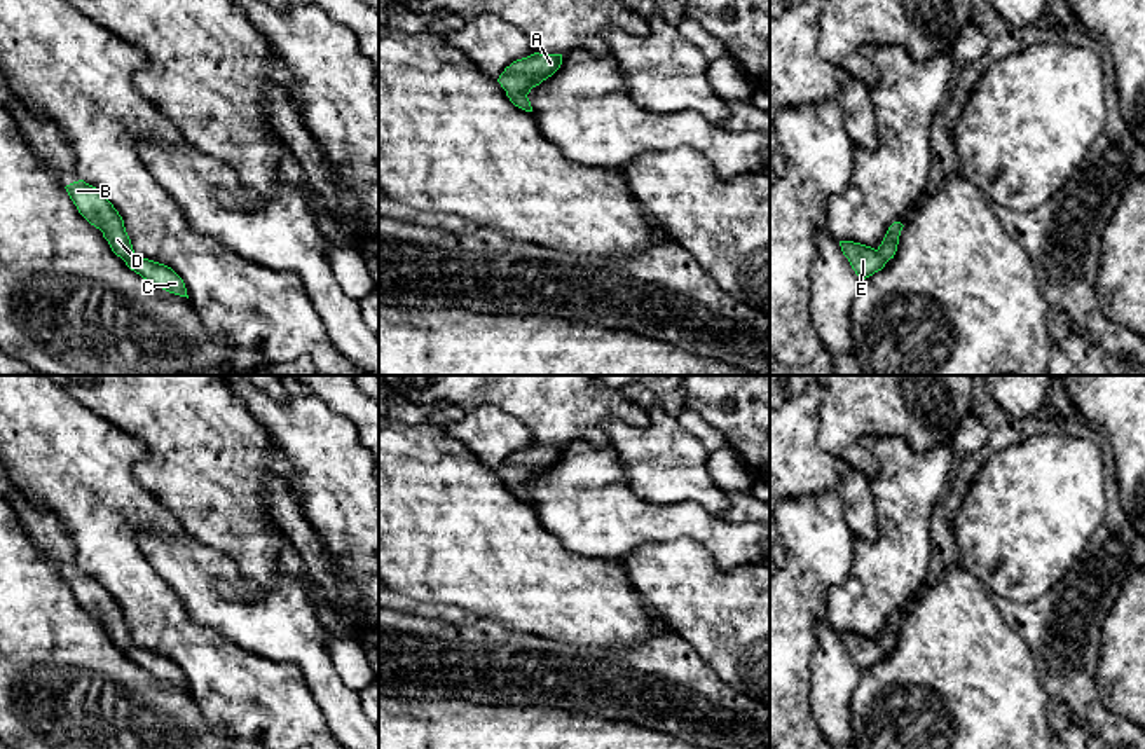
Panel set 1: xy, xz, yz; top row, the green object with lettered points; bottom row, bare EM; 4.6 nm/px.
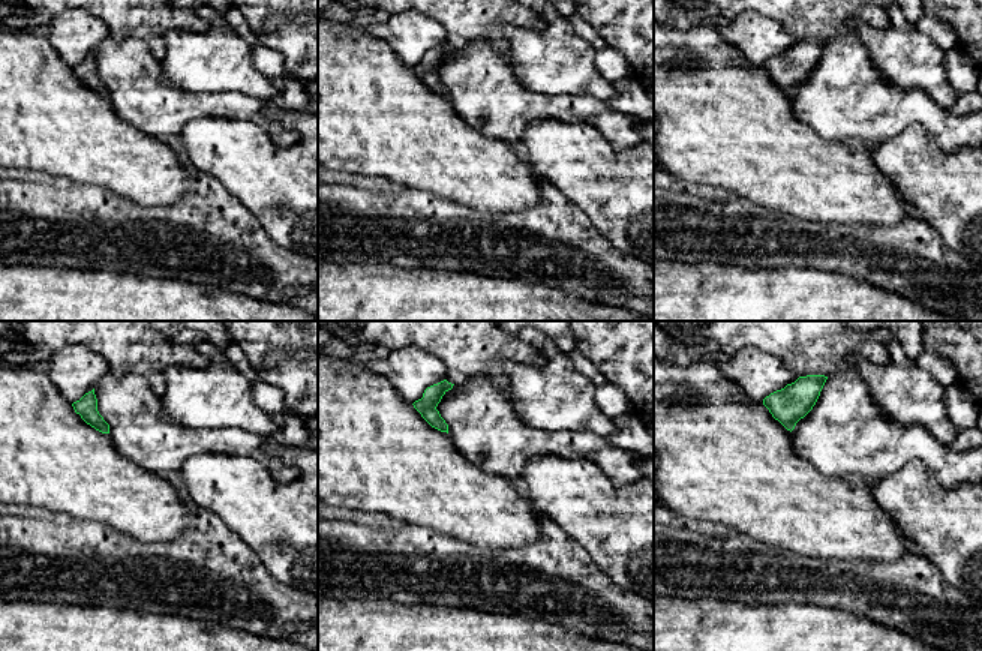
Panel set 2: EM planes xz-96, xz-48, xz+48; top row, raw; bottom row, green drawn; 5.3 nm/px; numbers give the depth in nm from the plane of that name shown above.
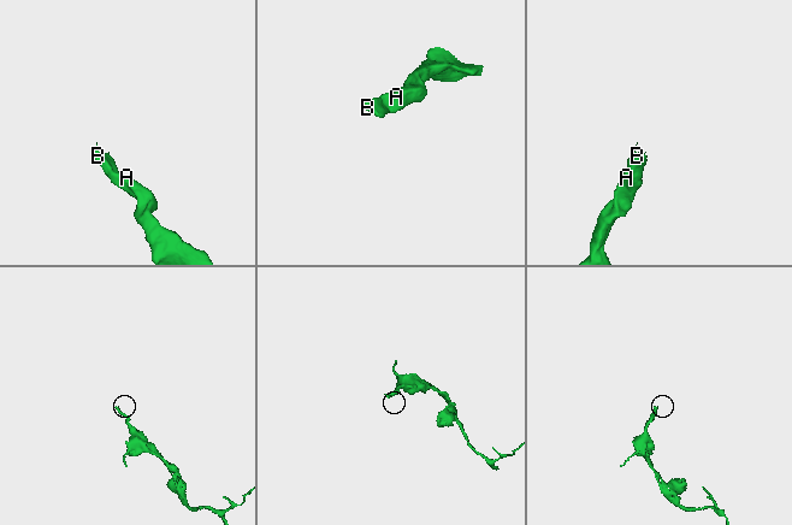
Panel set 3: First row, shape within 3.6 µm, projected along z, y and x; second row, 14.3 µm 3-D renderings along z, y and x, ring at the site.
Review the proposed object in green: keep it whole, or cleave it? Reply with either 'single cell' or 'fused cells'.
single cell

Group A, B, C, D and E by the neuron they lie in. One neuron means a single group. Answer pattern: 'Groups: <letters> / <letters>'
Groups: A B C D E

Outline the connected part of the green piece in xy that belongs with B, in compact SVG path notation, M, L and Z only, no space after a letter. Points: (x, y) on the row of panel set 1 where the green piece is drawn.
M79 180L65 189L79 213L103 232L112 251L120 257L131 271L169 293L189 299L183 279L171 267L134 253L122 216L96 187Z

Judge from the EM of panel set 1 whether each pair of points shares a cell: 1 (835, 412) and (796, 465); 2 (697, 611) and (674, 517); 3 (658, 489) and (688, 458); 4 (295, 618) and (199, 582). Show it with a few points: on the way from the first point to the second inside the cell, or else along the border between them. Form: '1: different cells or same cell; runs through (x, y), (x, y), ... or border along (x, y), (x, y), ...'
1: different cells; border along (821, 393), (819, 444), (847, 463)
2: different cells; border along (639, 545), (692, 536), (714, 561)
3: same cell; runs through (664, 482), (681, 465)
4: same cell; runs through (271, 618), (236, 618), (220, 606)

